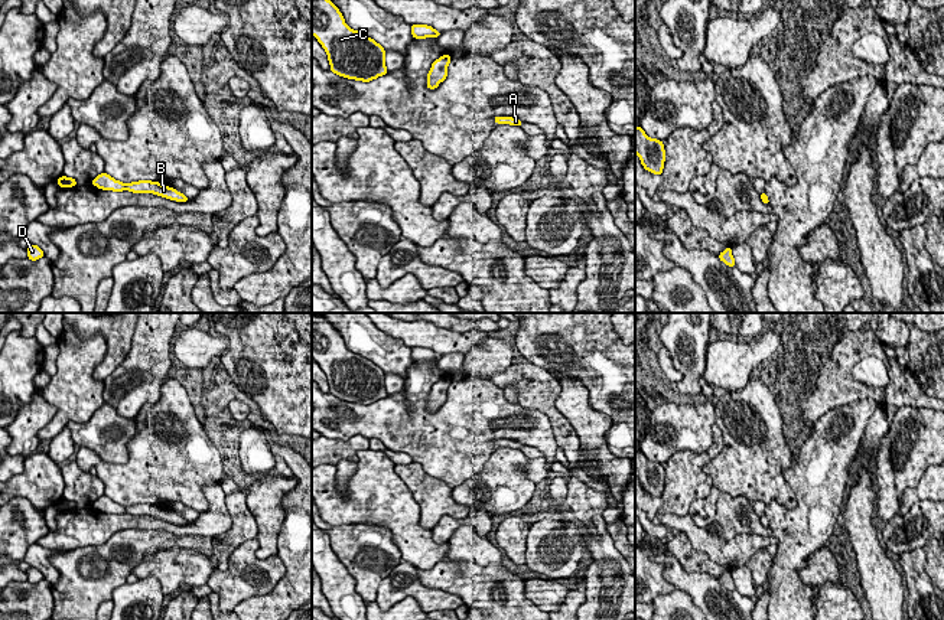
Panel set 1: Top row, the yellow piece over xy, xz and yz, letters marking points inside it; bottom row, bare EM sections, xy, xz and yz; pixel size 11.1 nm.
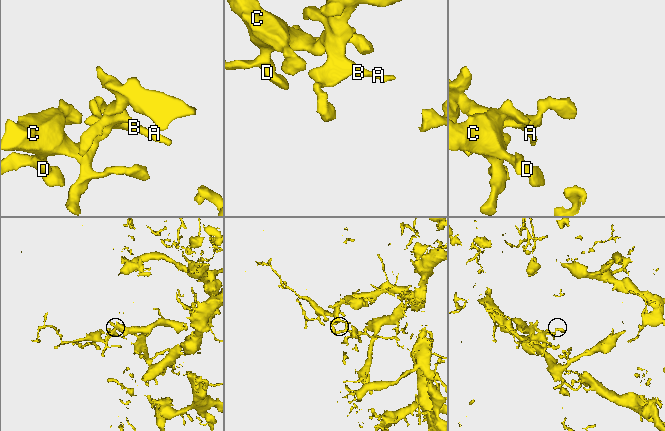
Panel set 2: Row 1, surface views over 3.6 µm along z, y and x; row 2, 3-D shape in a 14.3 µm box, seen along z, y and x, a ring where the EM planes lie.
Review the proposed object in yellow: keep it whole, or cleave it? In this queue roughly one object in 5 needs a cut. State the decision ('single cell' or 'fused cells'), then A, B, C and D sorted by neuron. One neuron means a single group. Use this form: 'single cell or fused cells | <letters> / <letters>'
single cell | A B C D

